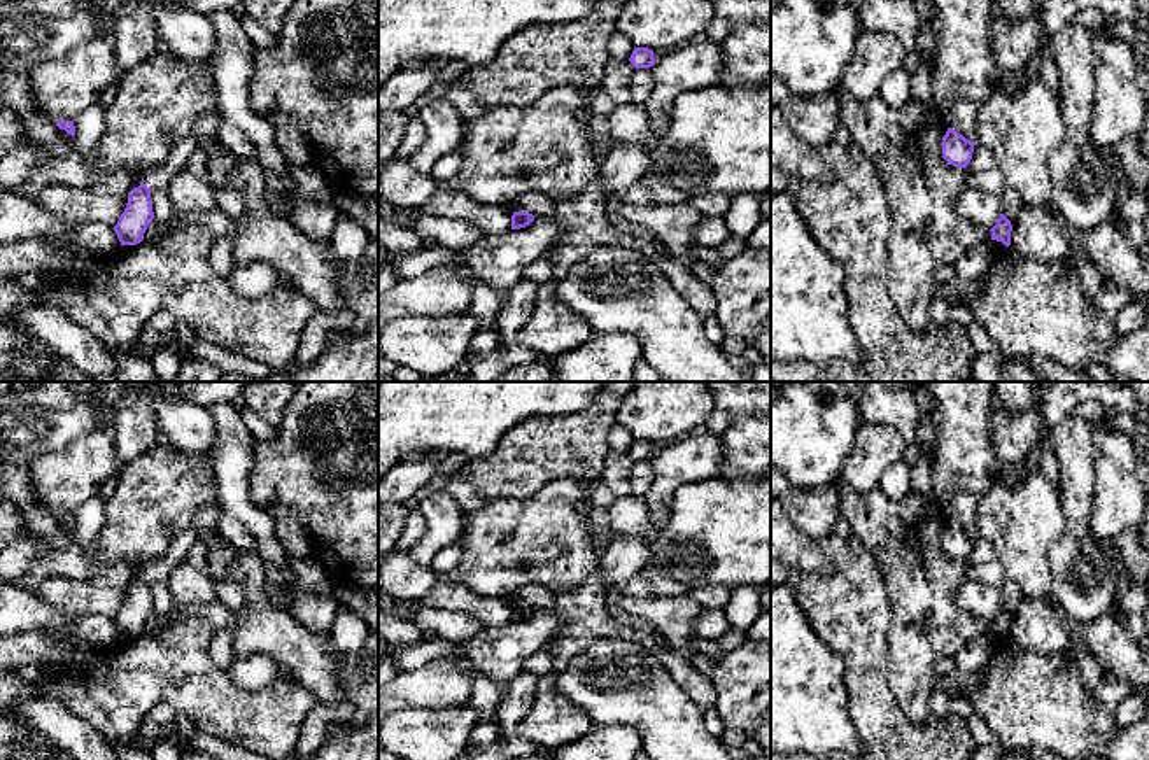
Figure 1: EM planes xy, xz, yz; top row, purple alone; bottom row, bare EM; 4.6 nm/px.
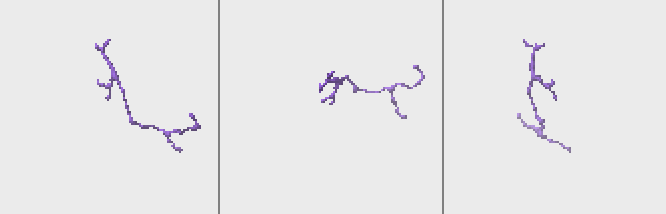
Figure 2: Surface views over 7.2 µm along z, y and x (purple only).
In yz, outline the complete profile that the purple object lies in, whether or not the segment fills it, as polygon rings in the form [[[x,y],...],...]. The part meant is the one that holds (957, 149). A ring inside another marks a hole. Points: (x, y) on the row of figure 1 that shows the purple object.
[[[948,128],[942,137],[942,158],[956,168],[967,168],[972,159],[974,145],[976,142],[970,142],[953,128]]]

